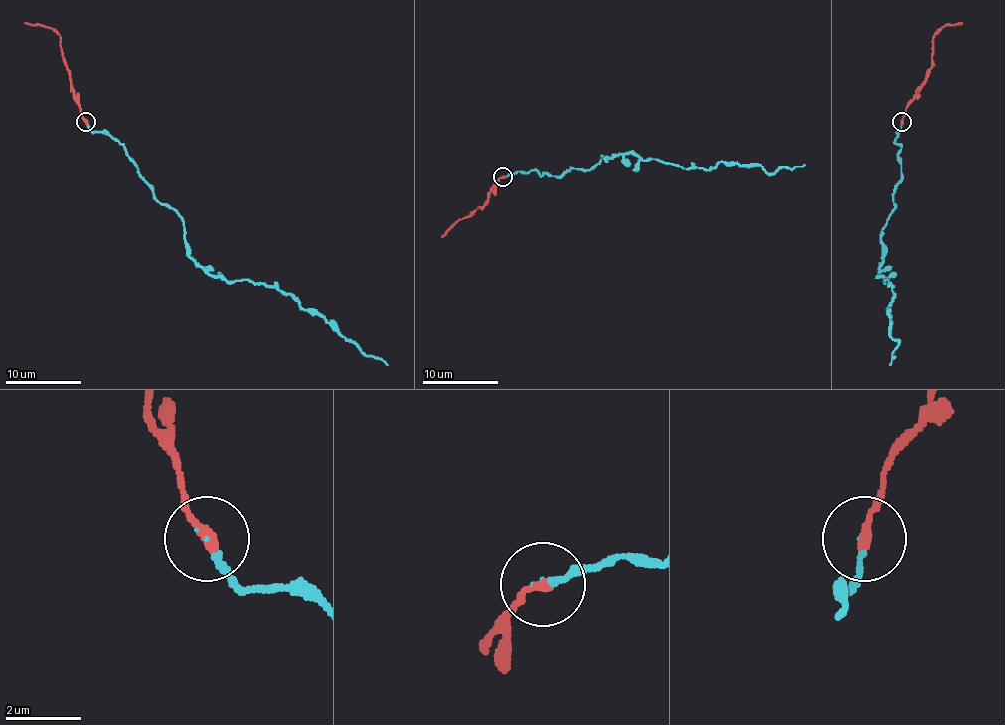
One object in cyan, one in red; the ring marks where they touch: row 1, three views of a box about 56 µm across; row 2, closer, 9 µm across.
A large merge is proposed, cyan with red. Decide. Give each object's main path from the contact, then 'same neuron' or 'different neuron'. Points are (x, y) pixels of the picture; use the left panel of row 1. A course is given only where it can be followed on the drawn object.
cyan runs (86, 122), (124, 147), (153, 194), (185, 227), (187, 254), (210, 275), (277, 286), (387, 364); red runs (86, 122), (65, 65), (61, 38), (48, 27), (25, 23); same neuron

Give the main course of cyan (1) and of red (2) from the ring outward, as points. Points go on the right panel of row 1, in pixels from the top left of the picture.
1: (901, 122), (896, 132), (901, 179), (880, 238), (878, 275), (894, 286), (886, 309), (898, 341), (890, 364)
2: (901, 122), (907, 103), (932, 65), (932, 38), (943, 27), (962, 23)

